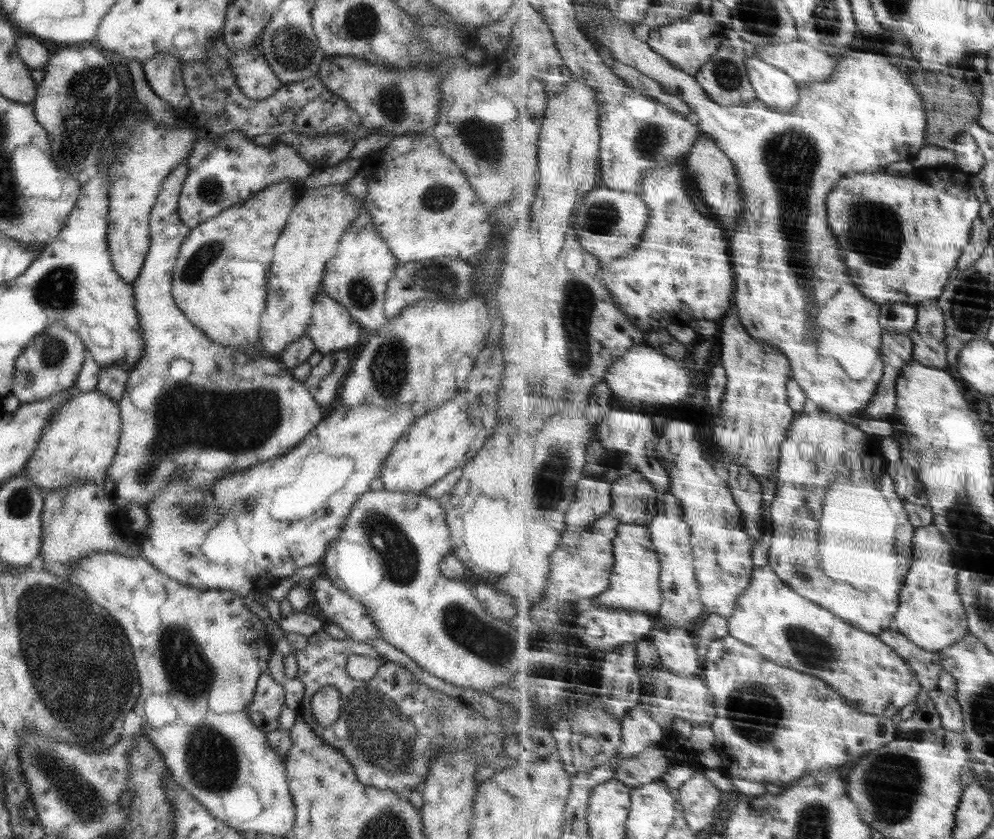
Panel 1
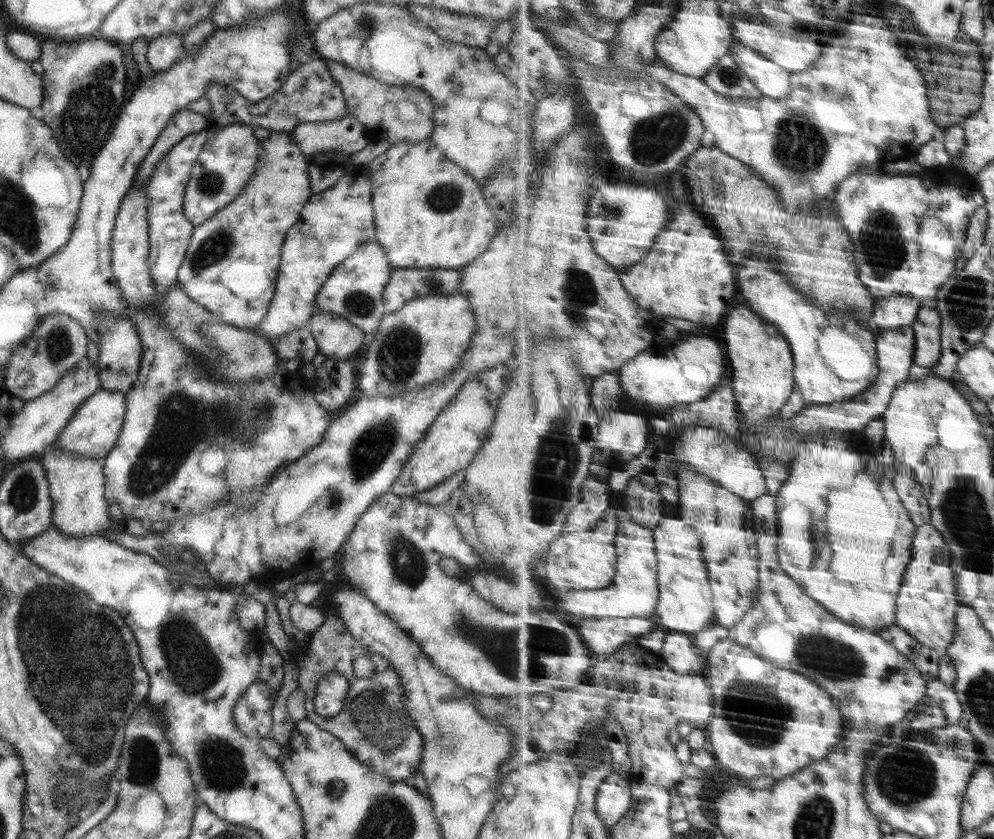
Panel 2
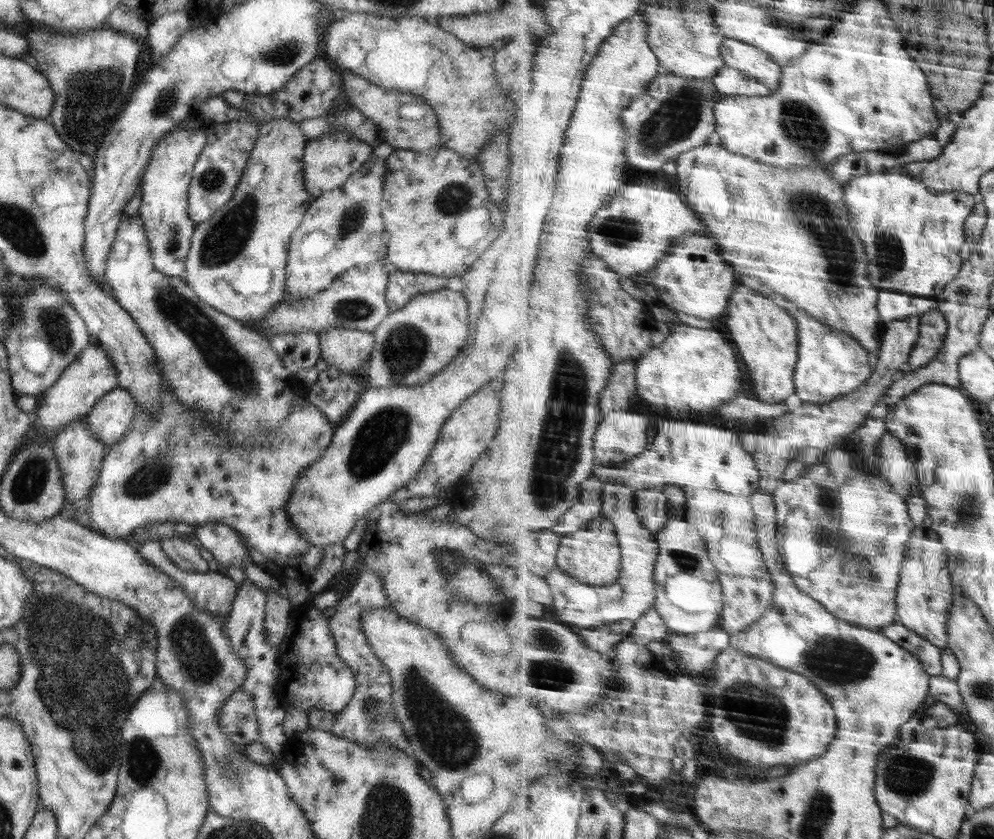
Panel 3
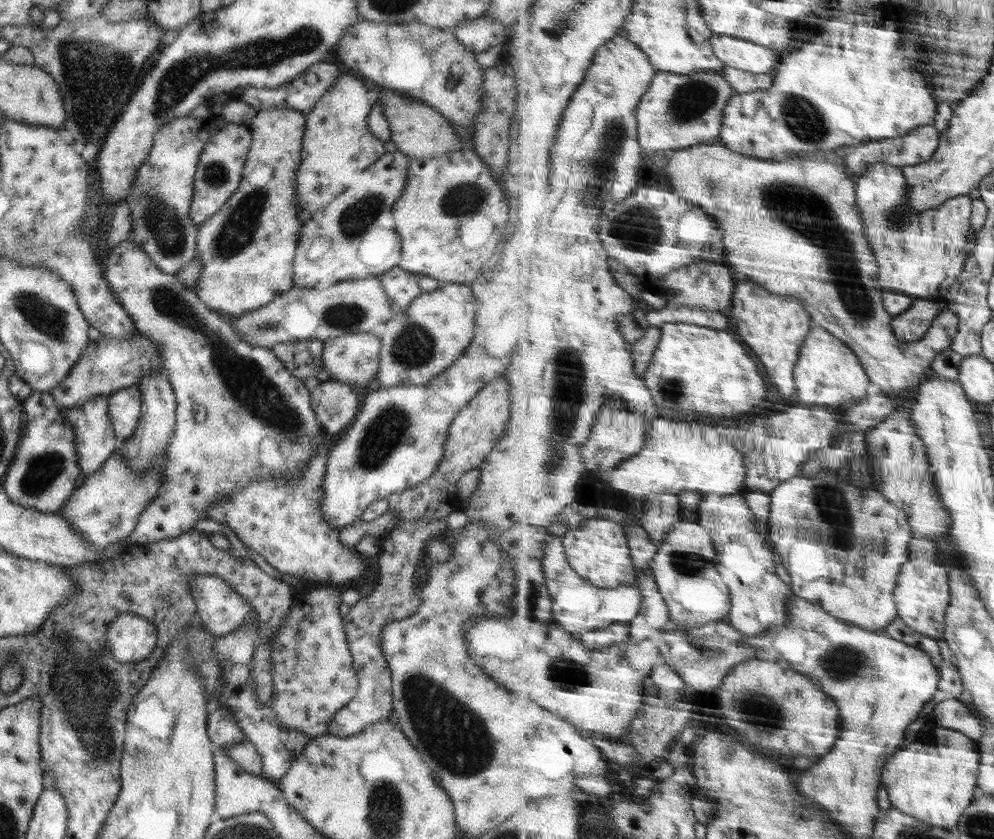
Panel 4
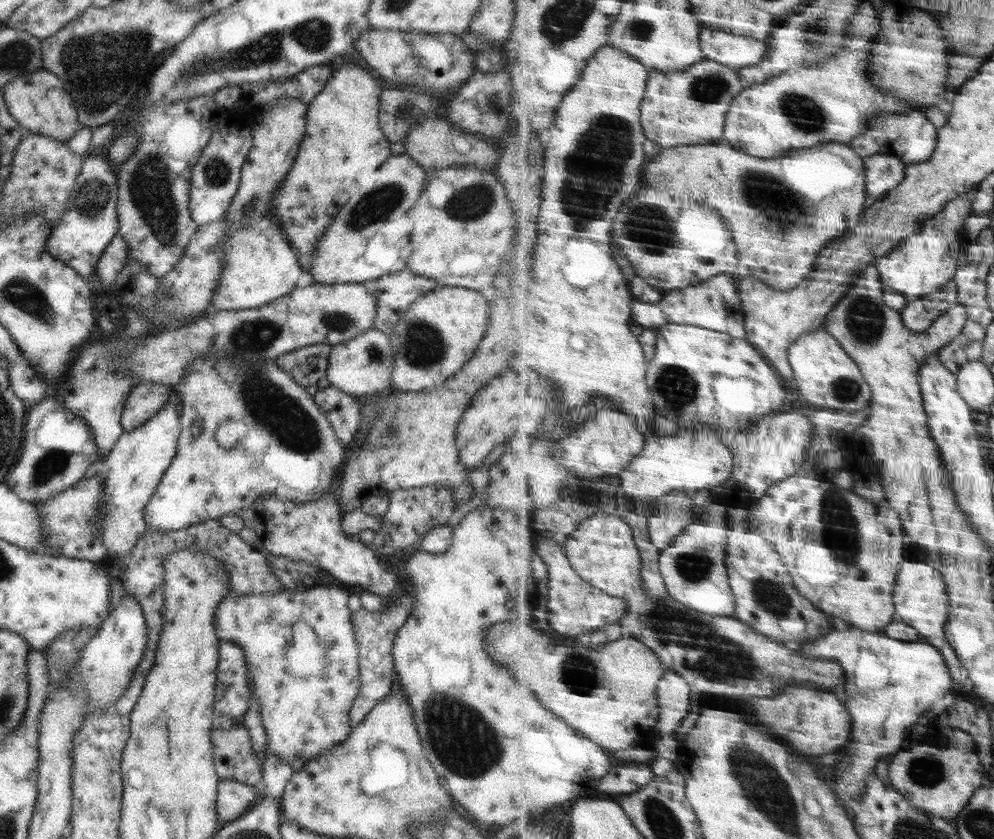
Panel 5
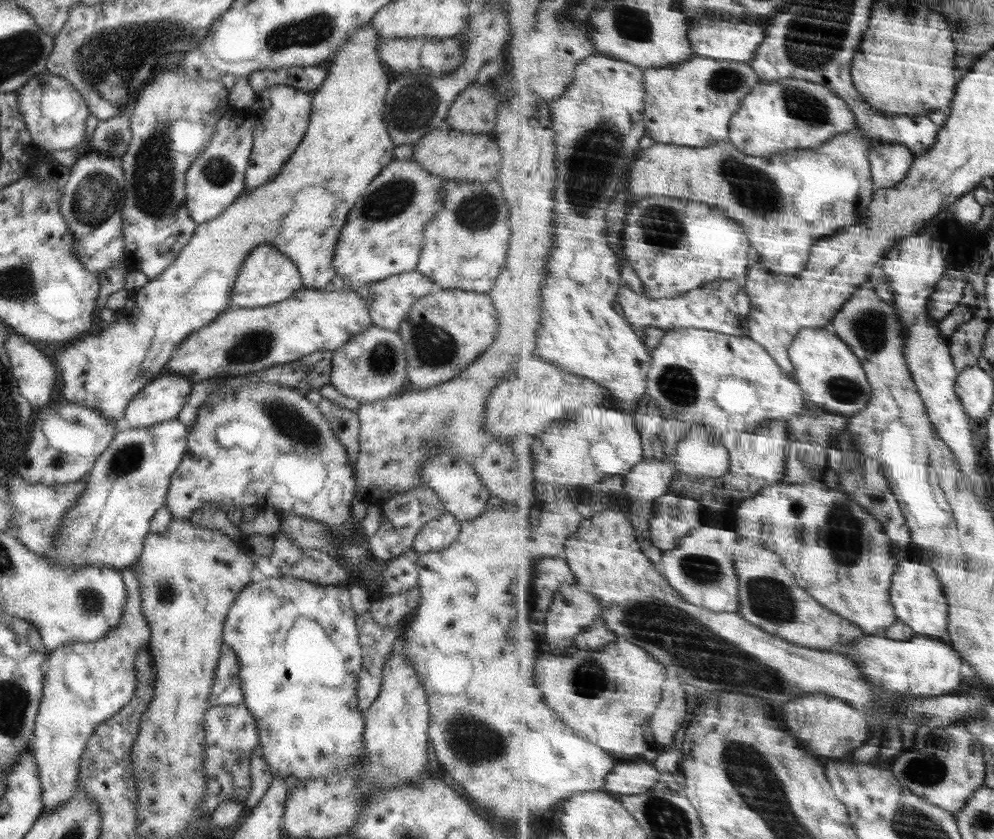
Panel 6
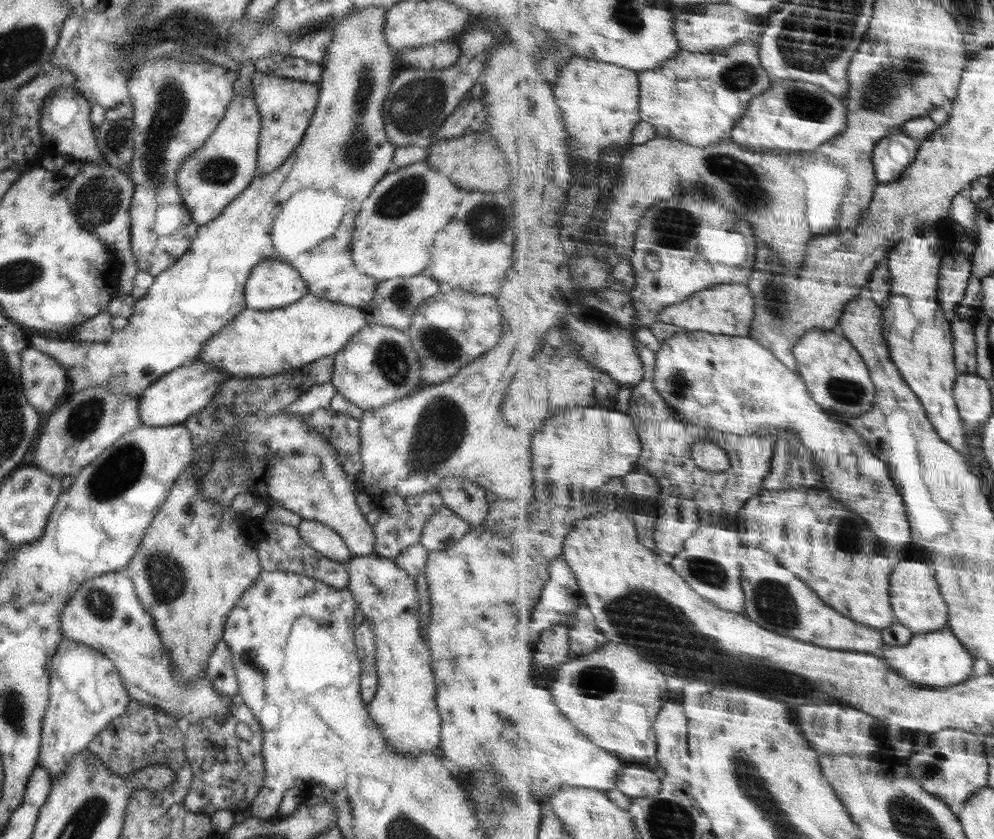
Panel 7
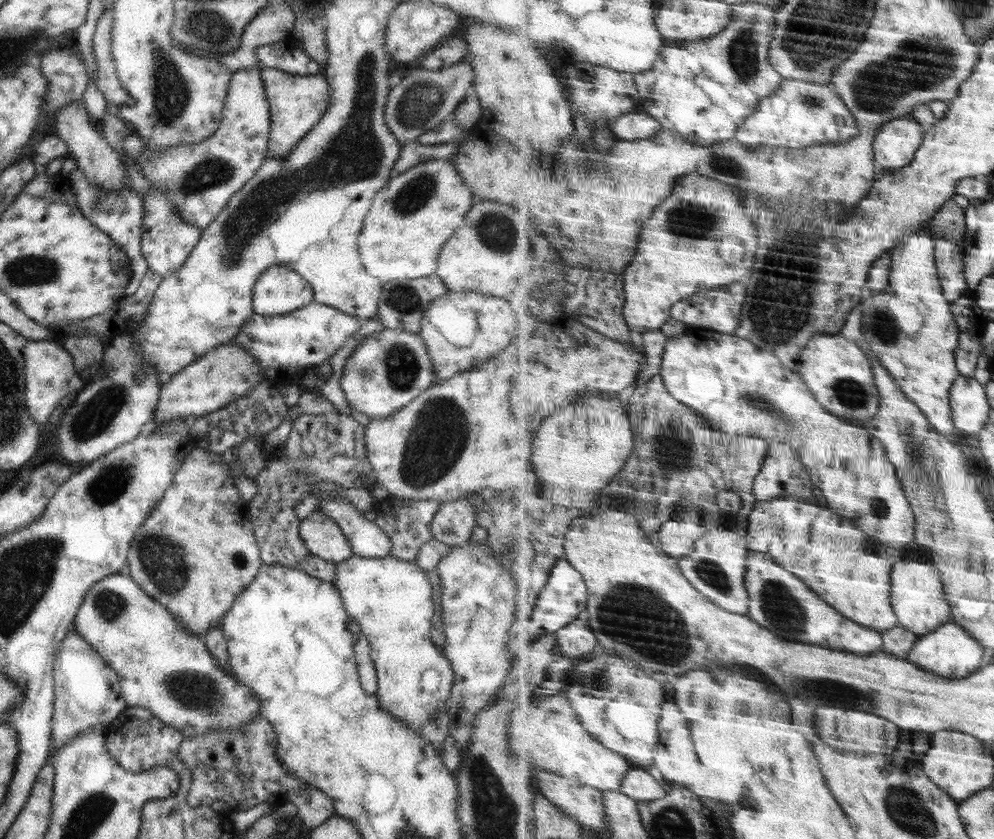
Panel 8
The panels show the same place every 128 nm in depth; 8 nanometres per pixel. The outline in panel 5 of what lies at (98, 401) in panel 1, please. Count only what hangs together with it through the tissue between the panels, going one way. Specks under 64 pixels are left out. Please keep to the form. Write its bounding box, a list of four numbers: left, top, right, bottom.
[120,381,175,432]

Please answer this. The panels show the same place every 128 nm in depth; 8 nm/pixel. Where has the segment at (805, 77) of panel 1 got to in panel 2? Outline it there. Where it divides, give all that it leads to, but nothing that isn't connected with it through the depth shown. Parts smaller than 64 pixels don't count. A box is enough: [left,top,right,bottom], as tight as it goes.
[727,8,824,74]

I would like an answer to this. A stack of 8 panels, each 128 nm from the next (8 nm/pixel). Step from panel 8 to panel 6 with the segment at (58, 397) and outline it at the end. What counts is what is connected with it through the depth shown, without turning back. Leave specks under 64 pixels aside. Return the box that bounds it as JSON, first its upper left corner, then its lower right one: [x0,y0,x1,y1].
[4,331,58,408]

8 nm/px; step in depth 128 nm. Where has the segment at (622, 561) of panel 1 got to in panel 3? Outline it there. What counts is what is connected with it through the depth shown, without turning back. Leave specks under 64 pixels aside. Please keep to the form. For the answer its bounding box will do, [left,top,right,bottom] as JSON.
[547,483,661,628]

